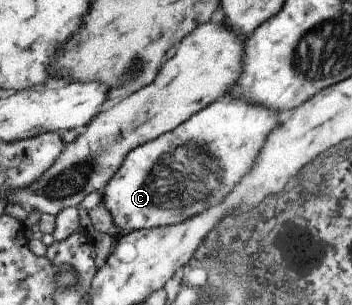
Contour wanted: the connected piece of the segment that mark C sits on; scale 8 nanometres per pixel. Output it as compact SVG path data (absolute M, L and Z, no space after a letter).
M240 95L231 99L230 97L222 96L197 111L186 123L171 132L129 151L104 191L101 191L102 204L111 213L117 234L182 223L208 209L210 205L220 203L224 195L230 193L230 189L252 169L265 139L278 122L281 122L280 112L251 104Z

